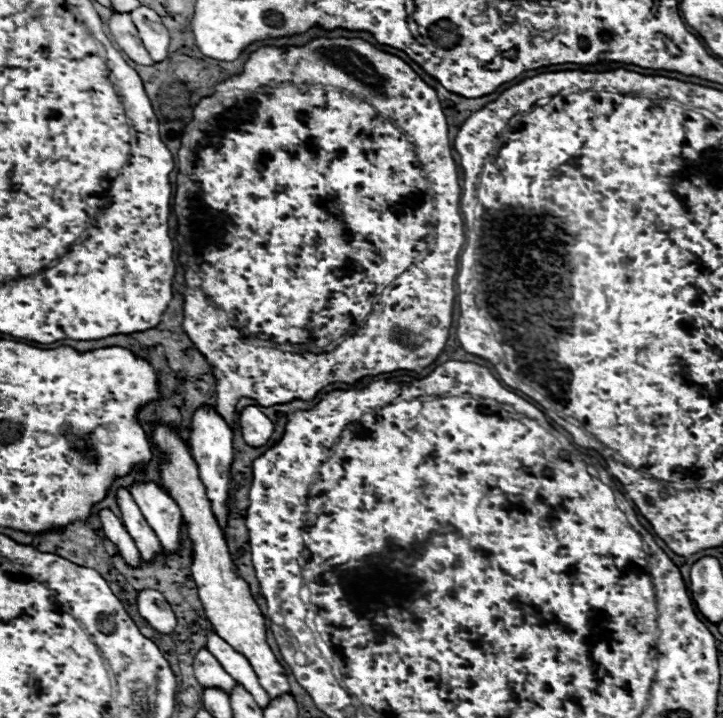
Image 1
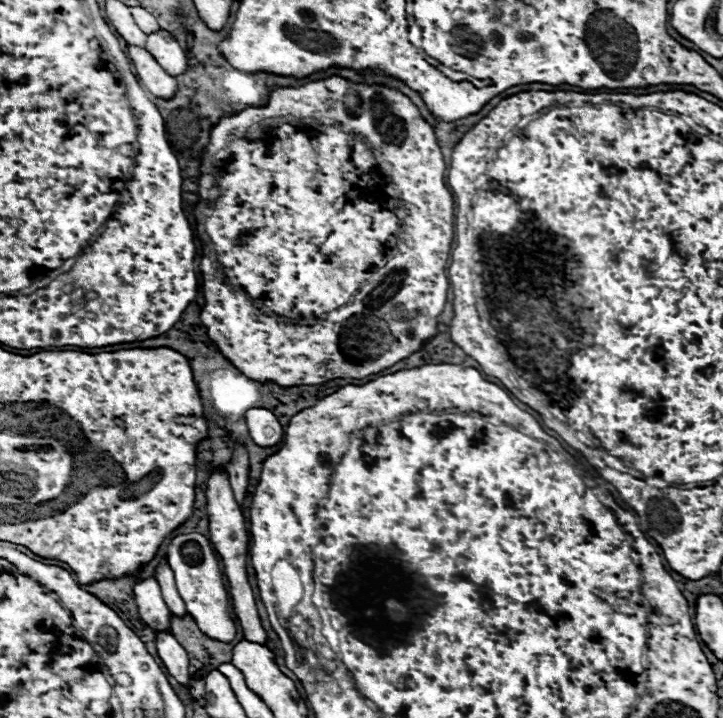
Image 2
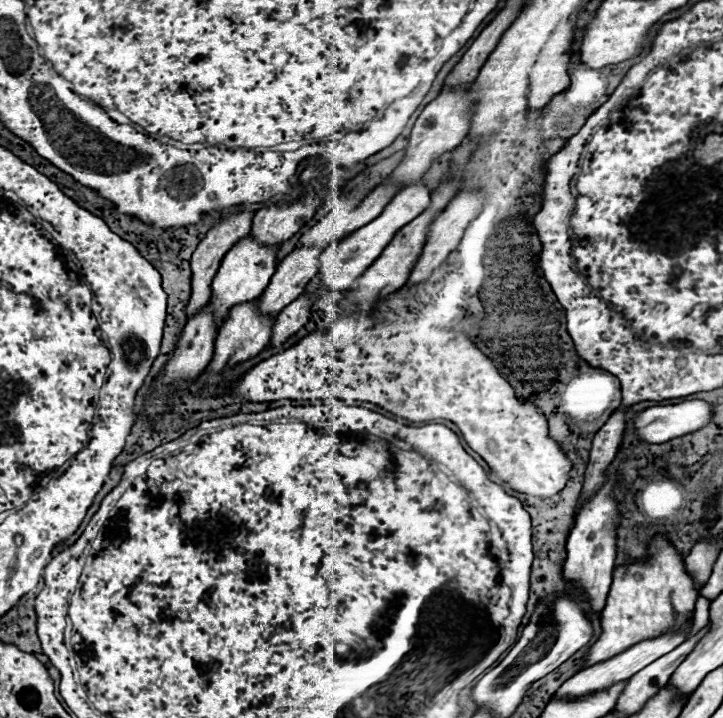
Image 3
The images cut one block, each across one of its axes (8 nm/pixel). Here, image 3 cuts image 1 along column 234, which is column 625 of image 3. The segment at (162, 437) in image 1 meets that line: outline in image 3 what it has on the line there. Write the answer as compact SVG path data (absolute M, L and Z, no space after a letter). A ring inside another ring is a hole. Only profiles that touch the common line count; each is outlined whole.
M658 534L652 540L650 552L652 558L648 562L620 566L614 572L606 608L602 610L600 618L602 634L582 656L582 668L588 668L600 660L608 660L608 656L616 656L616 652L630 648L640 640L650 640L652 636L686 628L698 596L692 578L684 572L680 554L664 534Z

